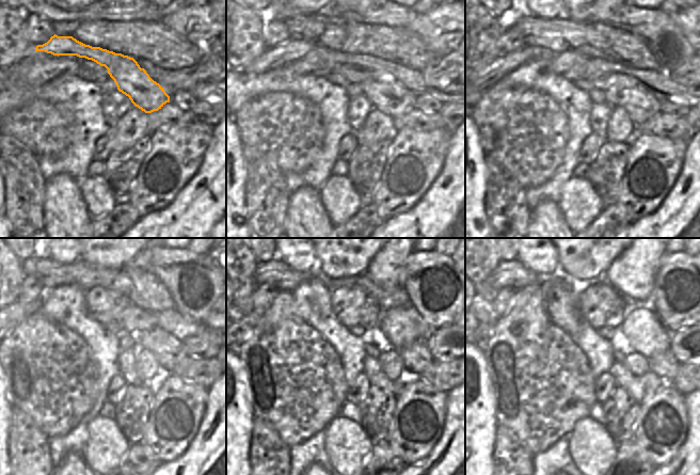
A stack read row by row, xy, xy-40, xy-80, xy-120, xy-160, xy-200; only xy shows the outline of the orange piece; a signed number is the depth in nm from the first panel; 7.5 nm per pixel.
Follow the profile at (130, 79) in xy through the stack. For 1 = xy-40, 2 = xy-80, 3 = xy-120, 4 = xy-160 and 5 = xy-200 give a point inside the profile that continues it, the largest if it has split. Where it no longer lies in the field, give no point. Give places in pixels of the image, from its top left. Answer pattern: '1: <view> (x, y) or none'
1: xy-40 (394, 99)
2: xy-80 (639, 103)
3: xy-120 (169, 350)
4: xy-160 (416, 358)
5: xy-200 (665, 365)

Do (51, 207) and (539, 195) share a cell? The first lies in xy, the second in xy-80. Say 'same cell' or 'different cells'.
different cells

